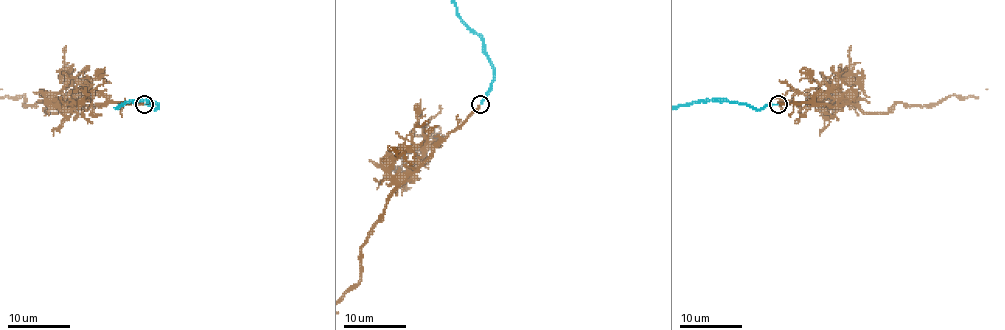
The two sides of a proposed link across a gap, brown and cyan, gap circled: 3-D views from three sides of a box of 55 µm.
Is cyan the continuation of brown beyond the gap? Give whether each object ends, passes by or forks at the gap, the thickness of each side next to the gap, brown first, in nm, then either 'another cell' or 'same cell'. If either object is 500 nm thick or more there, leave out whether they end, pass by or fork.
brown ends | cyan ends | 240/260 nm | another cell

